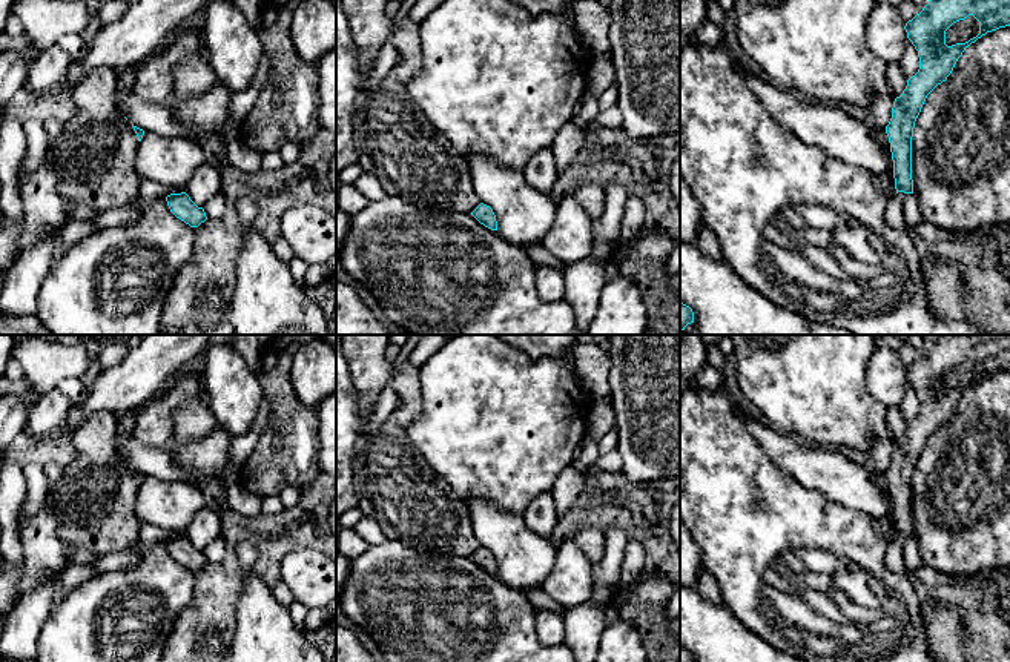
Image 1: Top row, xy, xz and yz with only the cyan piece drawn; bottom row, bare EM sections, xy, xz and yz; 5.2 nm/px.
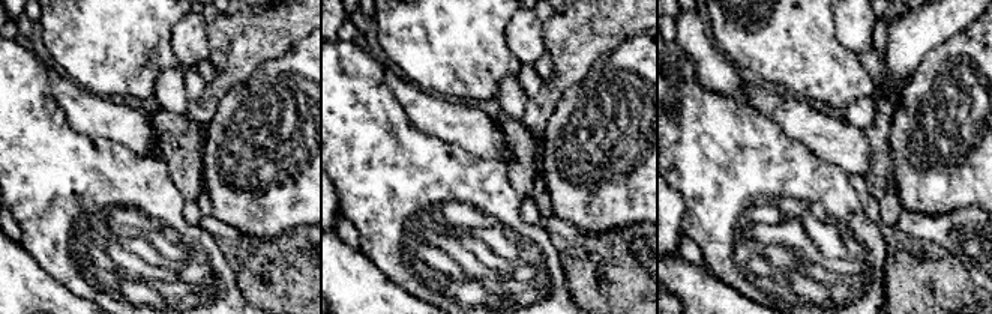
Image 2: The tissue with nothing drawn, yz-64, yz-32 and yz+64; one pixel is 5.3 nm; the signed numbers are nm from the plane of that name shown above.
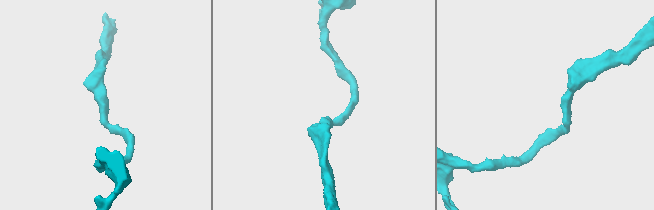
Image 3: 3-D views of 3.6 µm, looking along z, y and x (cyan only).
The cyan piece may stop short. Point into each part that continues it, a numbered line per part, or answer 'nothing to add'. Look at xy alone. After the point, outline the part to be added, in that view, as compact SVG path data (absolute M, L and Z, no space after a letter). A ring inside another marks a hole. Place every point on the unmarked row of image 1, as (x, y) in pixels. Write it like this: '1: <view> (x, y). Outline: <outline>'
nothing to add

